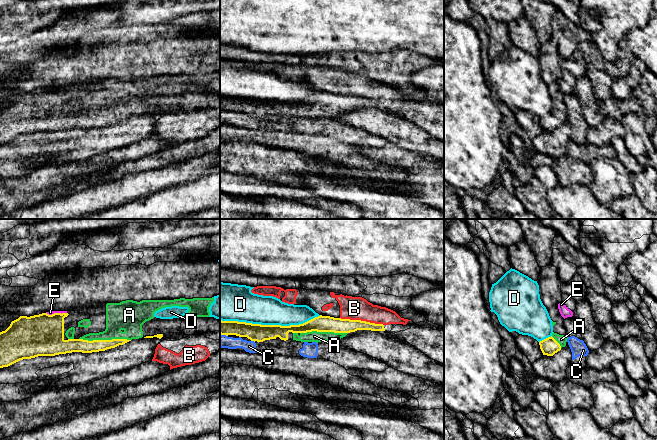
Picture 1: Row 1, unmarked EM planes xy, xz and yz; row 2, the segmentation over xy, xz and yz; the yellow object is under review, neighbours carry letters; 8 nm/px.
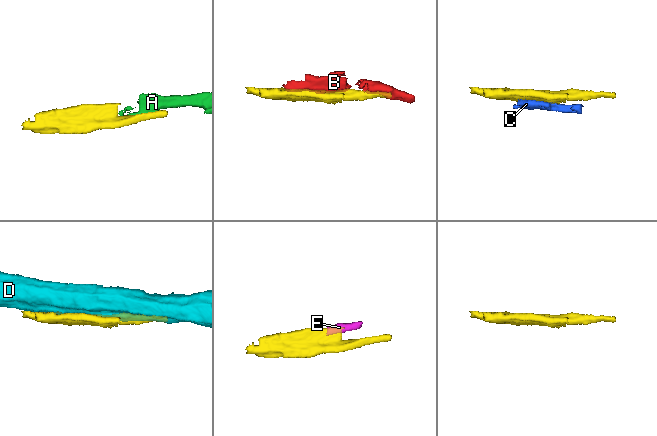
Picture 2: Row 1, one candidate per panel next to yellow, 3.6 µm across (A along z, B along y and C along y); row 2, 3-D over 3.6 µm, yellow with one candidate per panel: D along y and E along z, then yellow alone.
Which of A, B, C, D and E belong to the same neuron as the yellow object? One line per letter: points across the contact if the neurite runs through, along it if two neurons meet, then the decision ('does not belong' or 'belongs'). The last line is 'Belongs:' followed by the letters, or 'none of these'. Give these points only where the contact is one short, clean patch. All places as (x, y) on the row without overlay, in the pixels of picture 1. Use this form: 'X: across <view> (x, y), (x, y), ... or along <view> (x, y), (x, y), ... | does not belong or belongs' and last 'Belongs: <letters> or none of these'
A: belongs
B: does not belong
C: does not belong
D: does not belong
E: along xy (46, 88), (49, 90), (66, 89) | does not belong
Belongs: A

